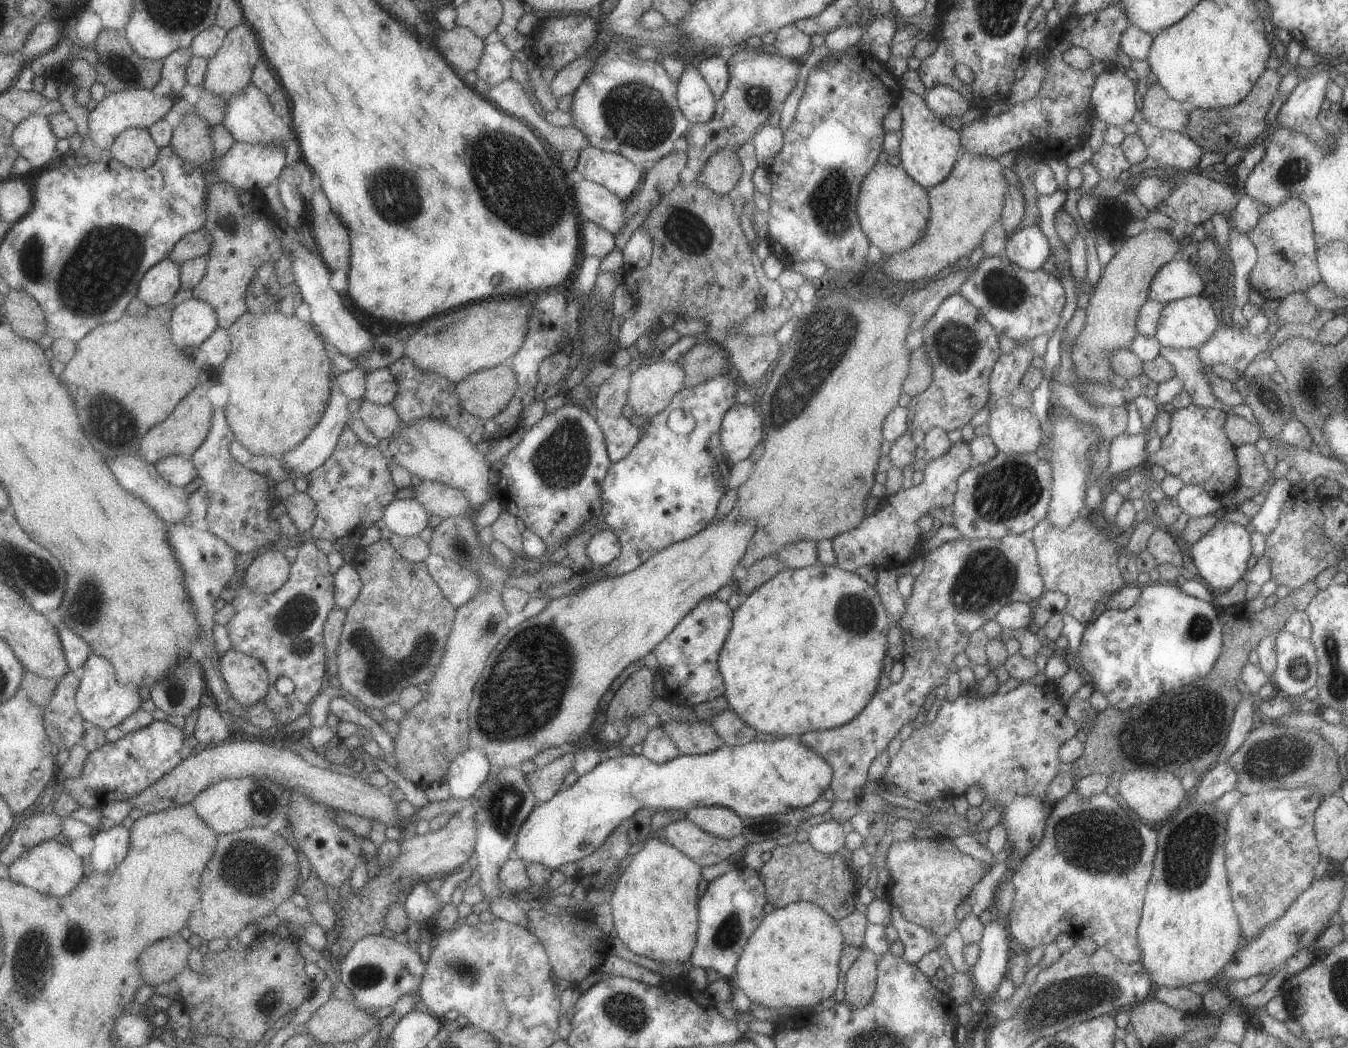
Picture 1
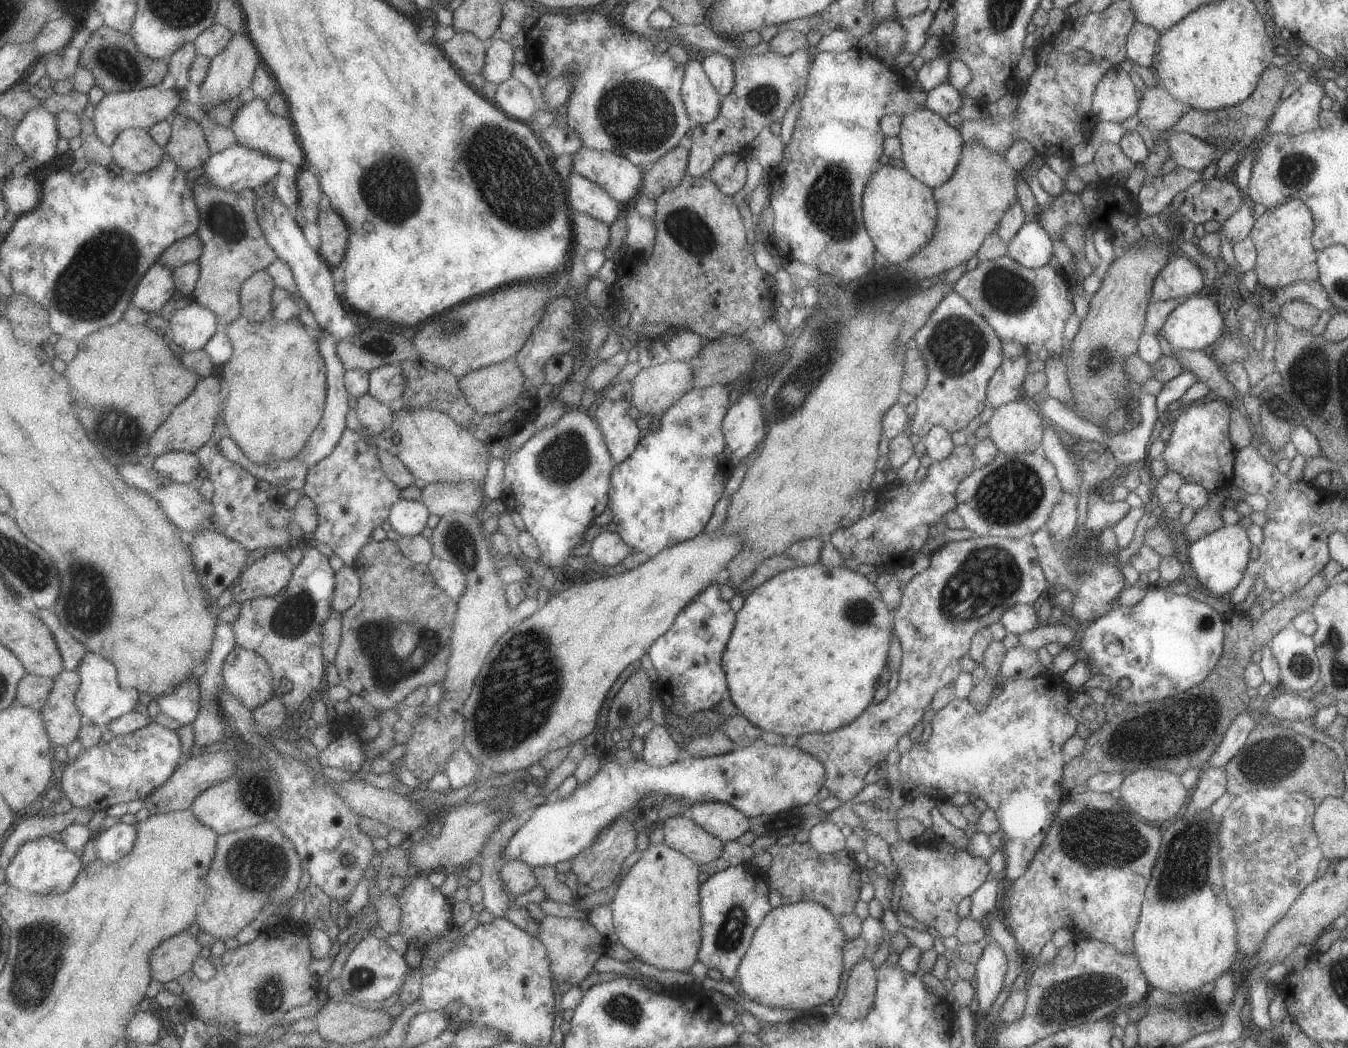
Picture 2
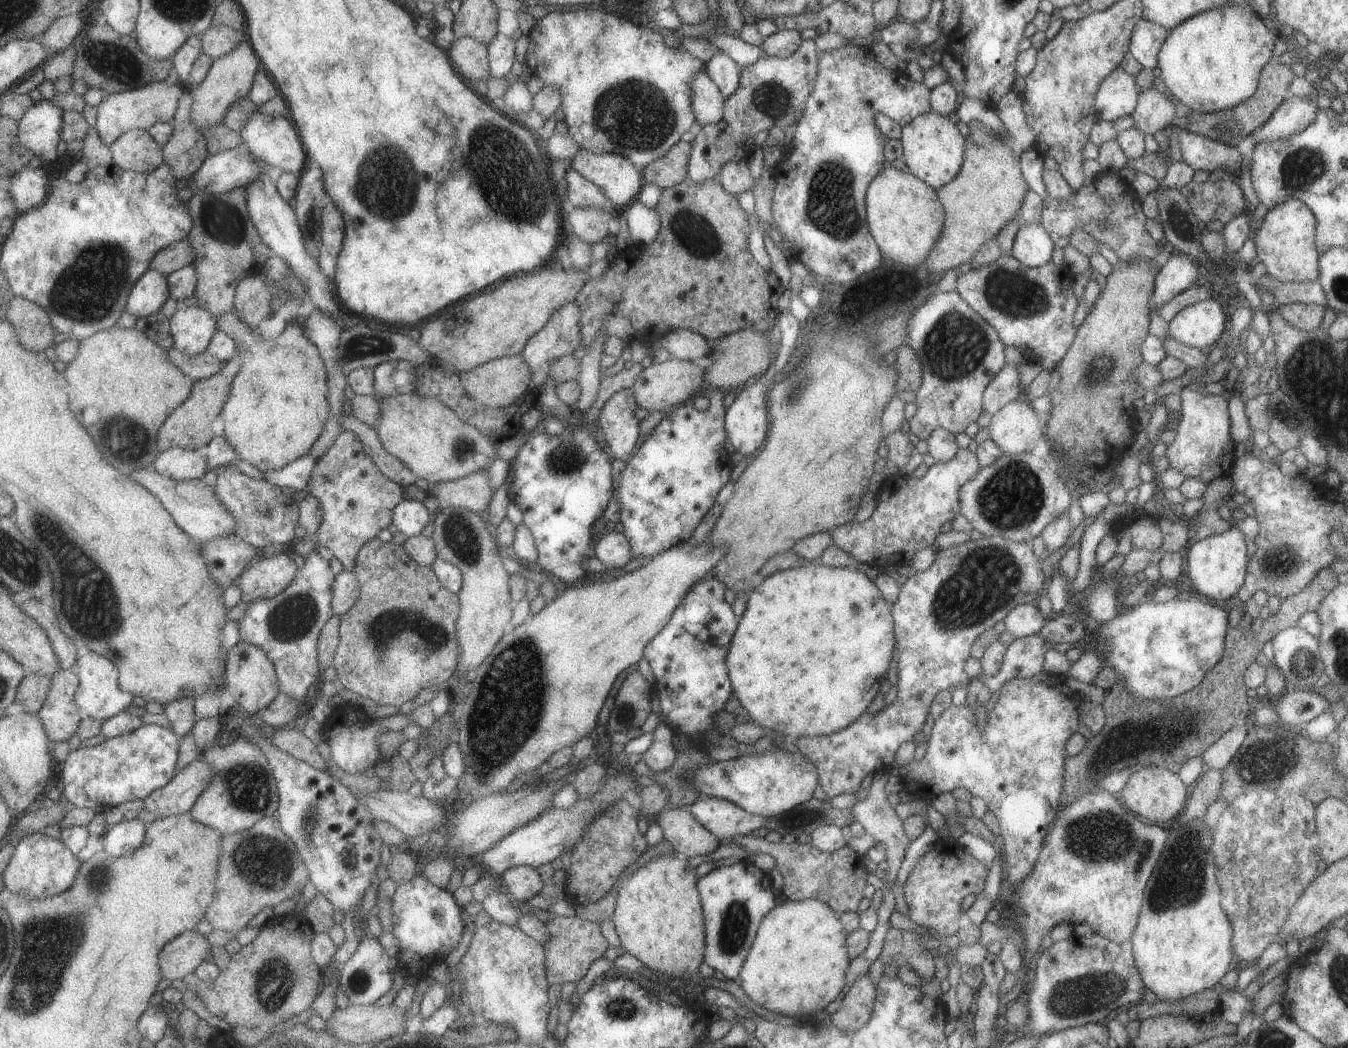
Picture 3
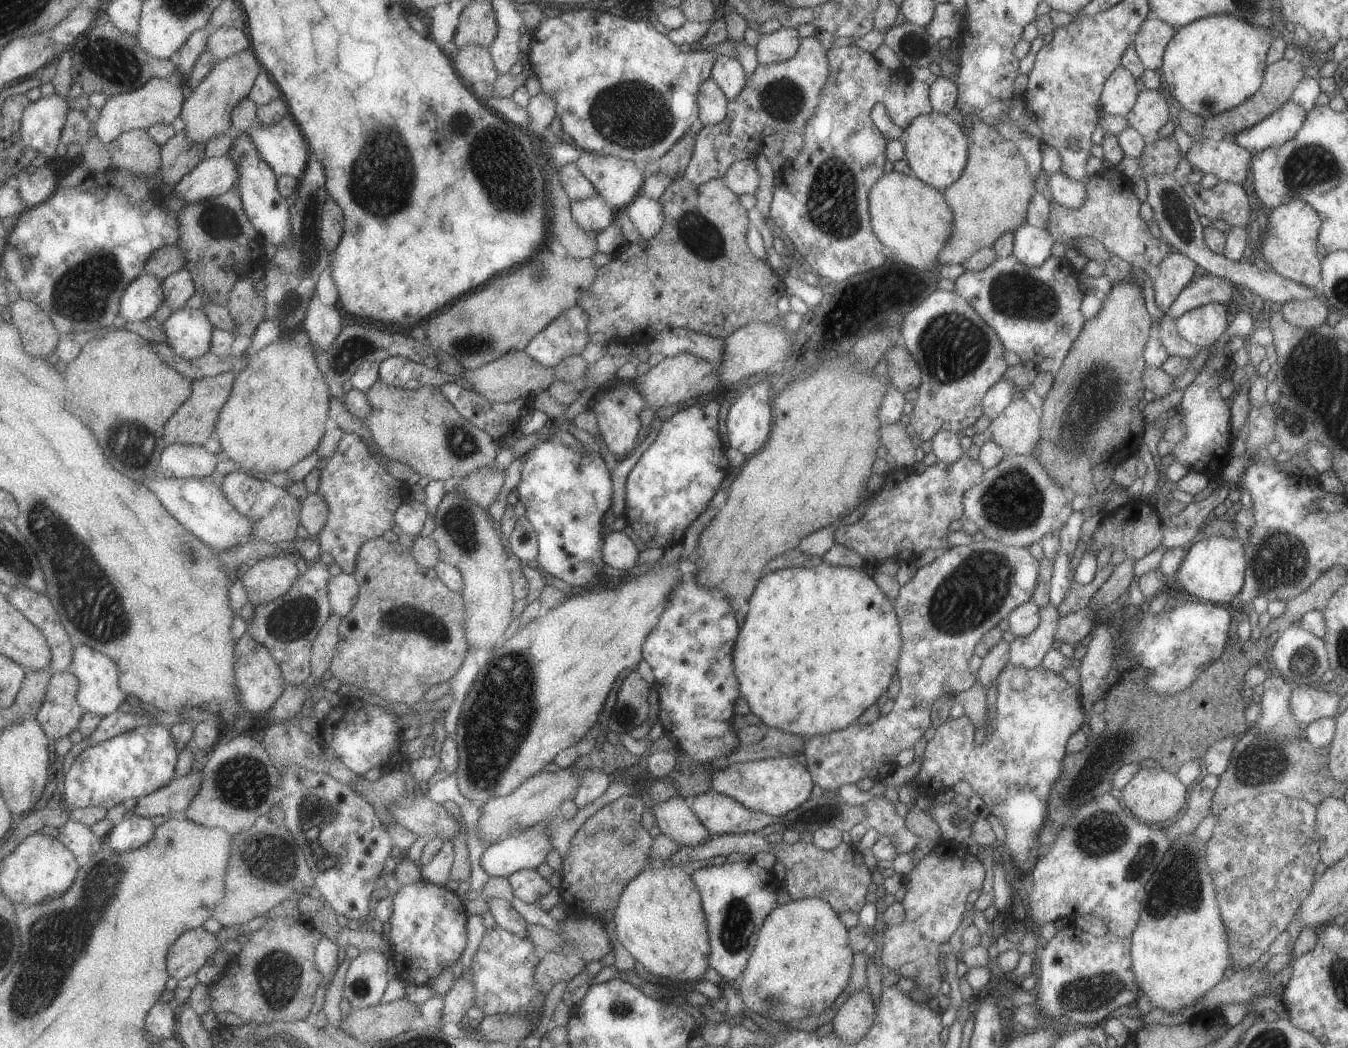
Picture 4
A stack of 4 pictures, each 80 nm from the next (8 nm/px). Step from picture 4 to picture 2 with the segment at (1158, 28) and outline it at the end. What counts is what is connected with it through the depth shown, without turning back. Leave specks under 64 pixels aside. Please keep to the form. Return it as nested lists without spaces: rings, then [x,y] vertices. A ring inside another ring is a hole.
[[[1135,21],[1126,38],[1126,56],[1135,64],[1151,68],[1160,32]]]

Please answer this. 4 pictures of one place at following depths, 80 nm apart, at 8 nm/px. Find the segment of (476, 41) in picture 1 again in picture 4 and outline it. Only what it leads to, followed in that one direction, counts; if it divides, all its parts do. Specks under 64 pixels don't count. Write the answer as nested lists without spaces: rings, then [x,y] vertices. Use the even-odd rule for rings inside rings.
[[[474,44],[466,45],[458,49],[452,59],[459,76],[462,76],[468,85],[475,82],[492,84],[499,75],[492,63],[490,52],[483,47]]]

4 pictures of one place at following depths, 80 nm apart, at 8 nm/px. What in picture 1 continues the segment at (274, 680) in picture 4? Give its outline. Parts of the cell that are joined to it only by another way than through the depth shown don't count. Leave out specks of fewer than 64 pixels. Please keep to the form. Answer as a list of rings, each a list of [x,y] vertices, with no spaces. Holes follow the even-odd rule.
[[[233,648],[222,656],[221,672],[233,696],[244,707],[252,707],[268,697],[270,672],[259,658]]]

